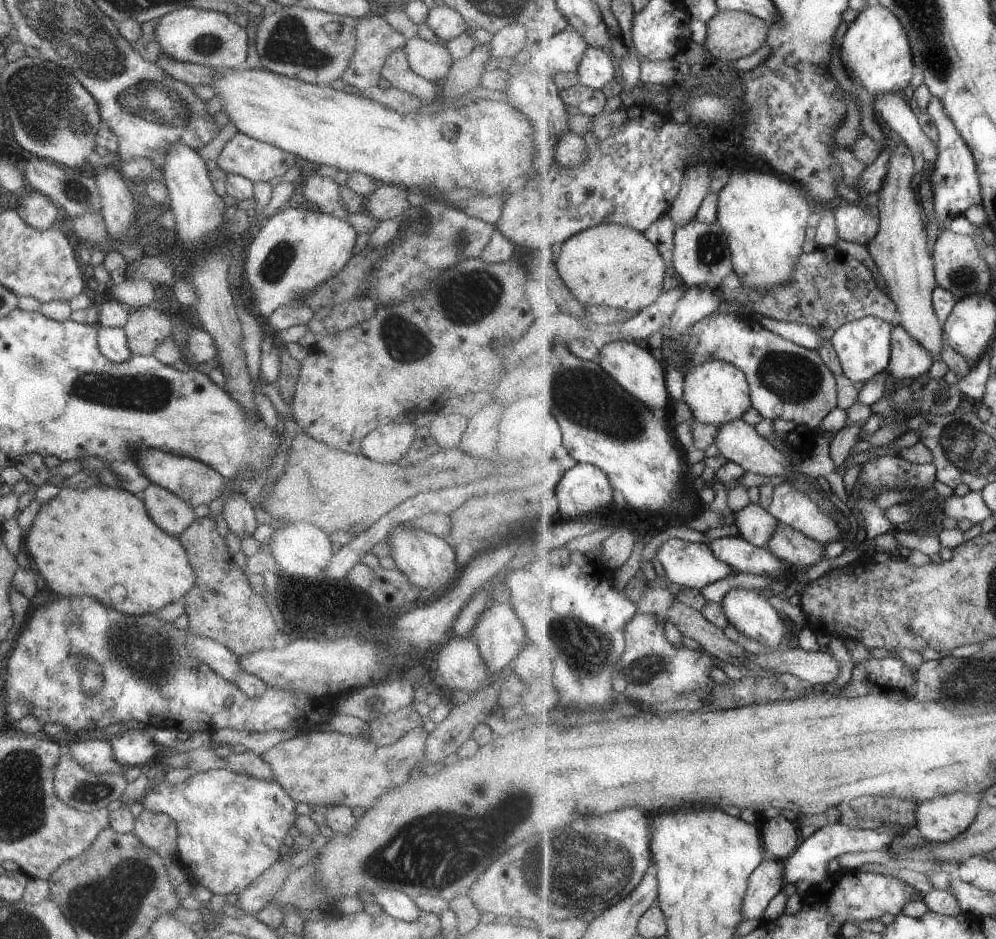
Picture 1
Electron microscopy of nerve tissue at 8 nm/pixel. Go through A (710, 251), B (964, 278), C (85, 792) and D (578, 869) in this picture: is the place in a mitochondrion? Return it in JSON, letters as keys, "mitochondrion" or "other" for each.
{"A":"mitochondrion","B":"mitochondrion","C":"mitochondrion","D":"mitochondrion"}

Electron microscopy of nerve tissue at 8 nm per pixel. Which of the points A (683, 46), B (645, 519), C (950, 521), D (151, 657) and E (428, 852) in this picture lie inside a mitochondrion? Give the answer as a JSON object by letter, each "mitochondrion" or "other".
{"A":"other","B":"other","C":"other","D":"mitochondrion","E":"mitochondrion"}

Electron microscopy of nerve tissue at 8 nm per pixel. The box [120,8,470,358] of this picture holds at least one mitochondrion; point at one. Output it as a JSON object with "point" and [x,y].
{"point":[289,44]}

